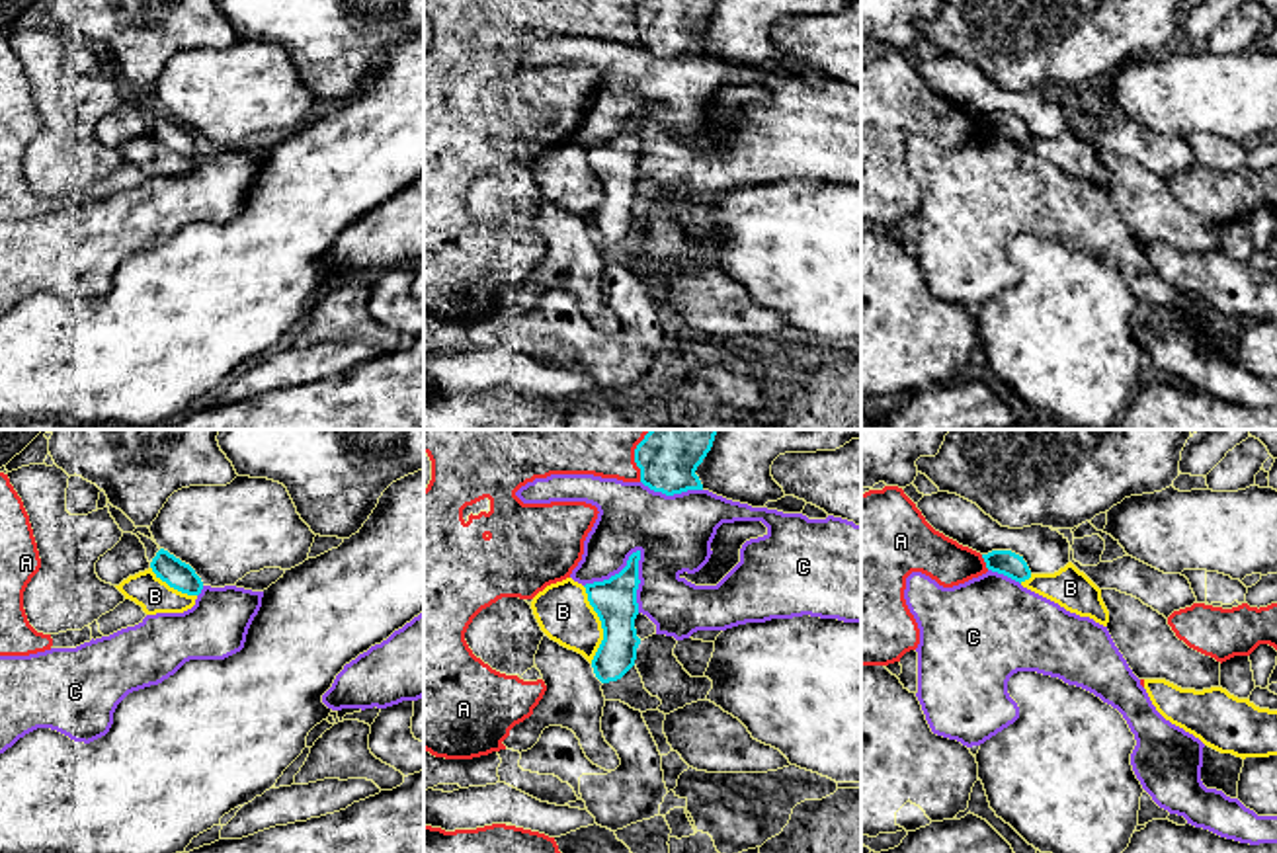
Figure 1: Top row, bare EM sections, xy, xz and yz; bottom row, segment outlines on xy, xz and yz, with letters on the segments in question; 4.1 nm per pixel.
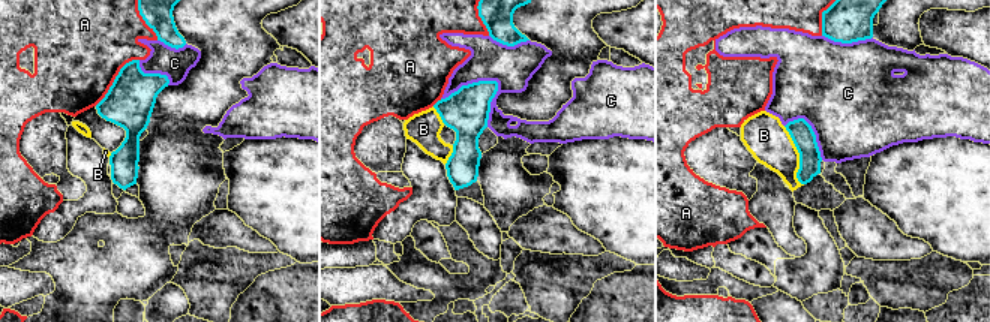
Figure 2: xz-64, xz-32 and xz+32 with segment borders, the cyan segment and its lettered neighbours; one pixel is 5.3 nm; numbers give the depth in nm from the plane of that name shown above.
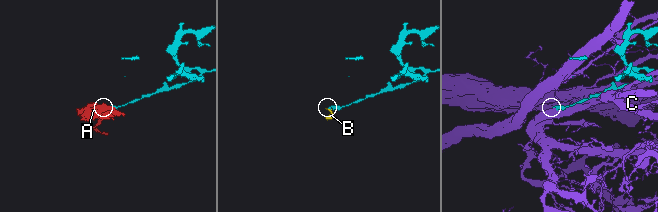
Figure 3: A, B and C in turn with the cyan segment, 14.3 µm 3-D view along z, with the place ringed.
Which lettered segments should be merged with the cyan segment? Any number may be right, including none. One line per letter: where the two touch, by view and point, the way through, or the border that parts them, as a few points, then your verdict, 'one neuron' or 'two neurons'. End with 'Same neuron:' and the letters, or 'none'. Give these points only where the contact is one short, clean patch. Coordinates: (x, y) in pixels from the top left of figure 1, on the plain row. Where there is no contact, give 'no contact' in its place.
A: yz (985, 123) | two neurons
B: xz (602, 188) | along xz (582, 149), (602, 192), (602, 205), (592, 225) | two neurons
C: xz (616, 137) | two neurons
Same neuron: none

